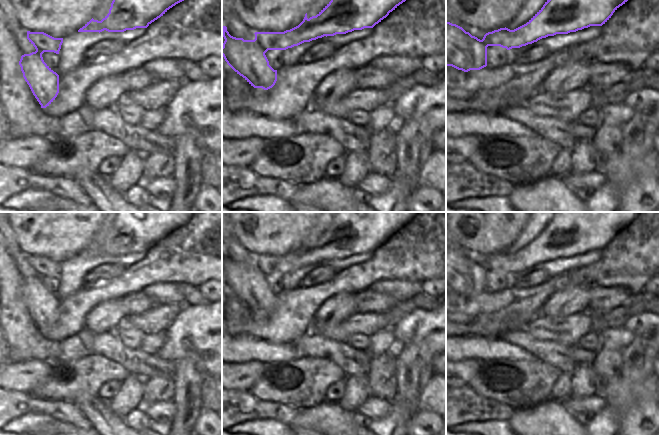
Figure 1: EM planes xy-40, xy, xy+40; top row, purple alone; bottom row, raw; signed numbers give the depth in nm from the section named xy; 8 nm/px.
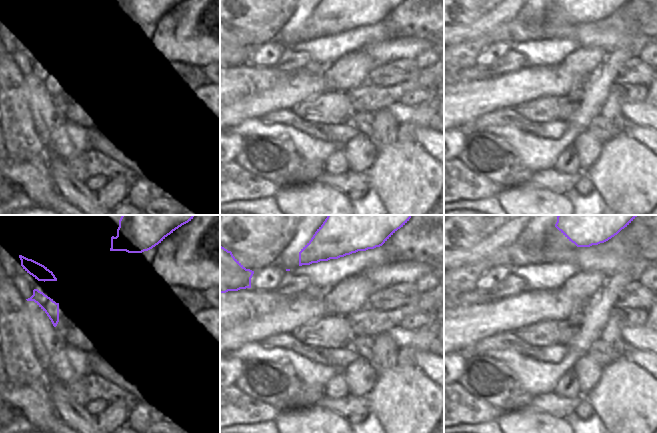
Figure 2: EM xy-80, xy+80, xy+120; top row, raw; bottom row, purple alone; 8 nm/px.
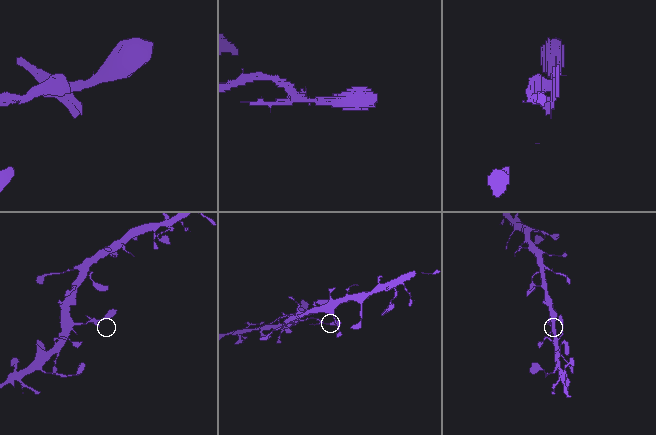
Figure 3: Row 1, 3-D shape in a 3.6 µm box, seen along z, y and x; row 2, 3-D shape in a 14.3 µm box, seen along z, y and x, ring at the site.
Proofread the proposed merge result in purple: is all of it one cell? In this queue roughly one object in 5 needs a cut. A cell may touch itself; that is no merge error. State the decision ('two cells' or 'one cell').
one cell

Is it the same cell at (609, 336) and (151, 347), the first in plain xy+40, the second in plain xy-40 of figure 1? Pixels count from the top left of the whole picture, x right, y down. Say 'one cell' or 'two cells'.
one cell

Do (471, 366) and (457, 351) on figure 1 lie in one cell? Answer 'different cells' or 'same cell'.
different cells

